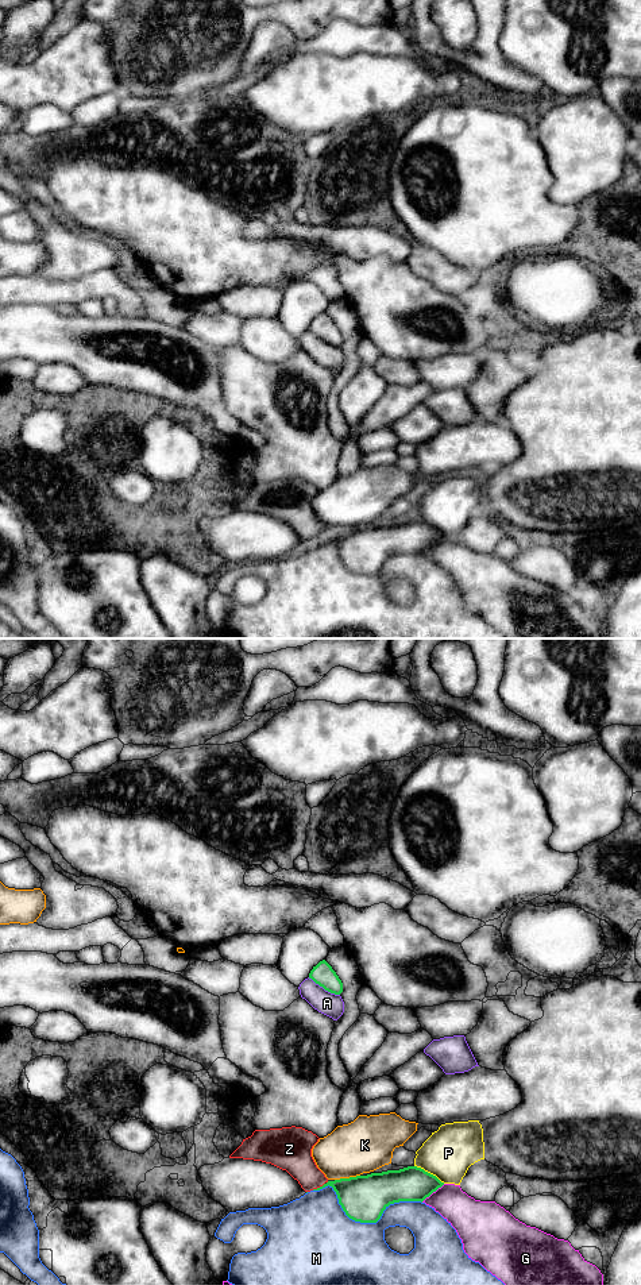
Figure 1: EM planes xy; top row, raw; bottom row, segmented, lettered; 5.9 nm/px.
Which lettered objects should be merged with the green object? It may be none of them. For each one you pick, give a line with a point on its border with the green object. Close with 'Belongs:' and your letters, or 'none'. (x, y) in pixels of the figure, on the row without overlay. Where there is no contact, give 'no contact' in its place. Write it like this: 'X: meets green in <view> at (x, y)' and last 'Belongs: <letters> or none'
A: meets green in xy at (324, 340)
Belongs: A

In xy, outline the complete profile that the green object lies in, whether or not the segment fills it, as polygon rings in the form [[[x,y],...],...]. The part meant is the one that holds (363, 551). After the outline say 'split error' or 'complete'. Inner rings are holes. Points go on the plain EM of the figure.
[[[408,518],[399,522],[387,522],[382,525],[328,533],[323,539],[313,543],[320,543],[328,537],[336,544],[339,556],[350,571],[360,575],[377,575],[390,556],[399,553],[422,555],[433,544],[441,540],[444,535],[421,520]]] | complete

